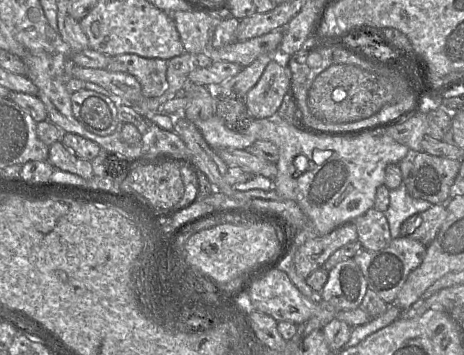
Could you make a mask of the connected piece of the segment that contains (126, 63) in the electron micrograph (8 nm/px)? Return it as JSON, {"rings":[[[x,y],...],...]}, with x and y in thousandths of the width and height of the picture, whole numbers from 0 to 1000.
{"rings":[[[295,152],[244,158],[228,197],[287,211],[304,237],[310,276],[349,268],[362,248],[362,169],[310,163]]]}

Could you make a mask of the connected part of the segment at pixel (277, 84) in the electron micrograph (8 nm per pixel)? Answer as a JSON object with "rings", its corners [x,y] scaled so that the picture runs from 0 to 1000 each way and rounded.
{"rings":[[[597,161],[582,172],[556,231],[526,273],[539,332],[567,335],[591,327],[614,268],[627,256],[627,200],[616,163]]]}

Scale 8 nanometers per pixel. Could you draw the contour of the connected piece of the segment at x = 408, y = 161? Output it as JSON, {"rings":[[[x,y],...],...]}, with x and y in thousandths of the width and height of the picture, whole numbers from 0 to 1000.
{"rings":[[[888,434],[862,454],[858,468],[866,487],[866,515],[858,530],[841,535],[841,572],[830,594],[845,673],[864,665],[862,645],[871,623],[933,580],[929,569],[890,558],[877,535],[877,504],[890,473]]]}

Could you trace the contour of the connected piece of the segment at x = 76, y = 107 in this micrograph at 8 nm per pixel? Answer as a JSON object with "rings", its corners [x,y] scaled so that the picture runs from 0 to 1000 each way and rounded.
{"rings":[[[175,251],[153,268],[159,330],[196,375],[241,377],[252,358],[252,307],[244,285],[205,256]]]}

